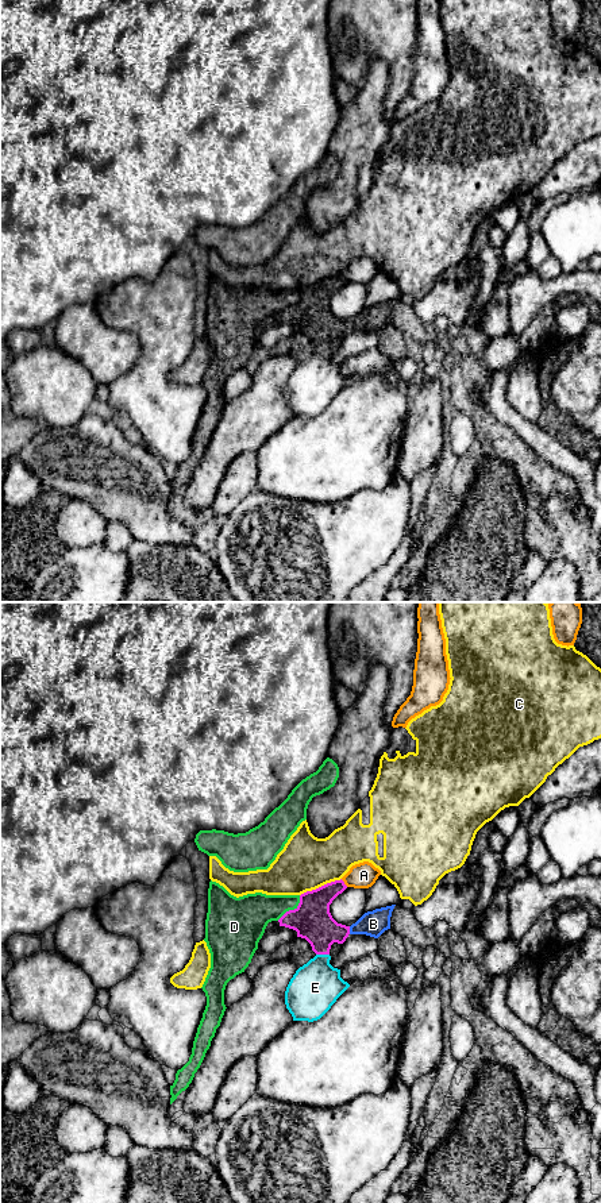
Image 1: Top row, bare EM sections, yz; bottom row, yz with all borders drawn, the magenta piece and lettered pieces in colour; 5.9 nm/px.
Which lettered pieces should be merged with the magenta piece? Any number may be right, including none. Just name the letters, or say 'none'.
B

